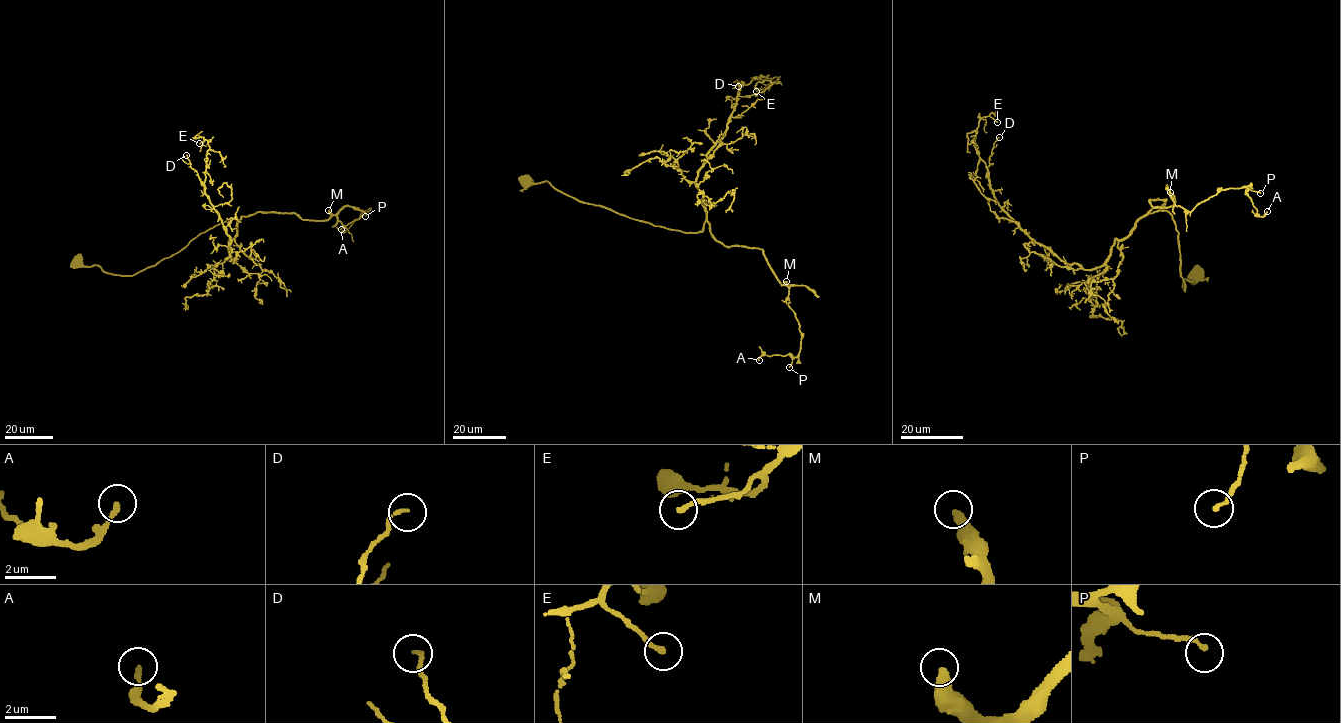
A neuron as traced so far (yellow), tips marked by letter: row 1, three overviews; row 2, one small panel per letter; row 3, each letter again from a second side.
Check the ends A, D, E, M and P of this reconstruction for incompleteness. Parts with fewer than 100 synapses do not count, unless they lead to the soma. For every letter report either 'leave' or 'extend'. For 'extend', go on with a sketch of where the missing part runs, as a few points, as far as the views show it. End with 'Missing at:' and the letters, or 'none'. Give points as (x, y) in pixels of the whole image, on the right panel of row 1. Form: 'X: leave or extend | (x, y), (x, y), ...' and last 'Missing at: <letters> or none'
A: leave
D: leave
E: leave
M: leave
P: leave
Missing at: none

